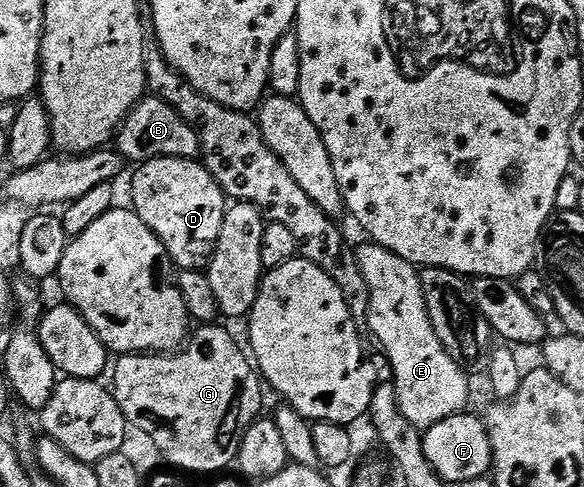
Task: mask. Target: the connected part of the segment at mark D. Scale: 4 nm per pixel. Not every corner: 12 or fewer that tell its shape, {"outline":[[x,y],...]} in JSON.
{"outline":[[198,159],[134,169],[130,207],[176,269],[206,269],[229,207]]}

